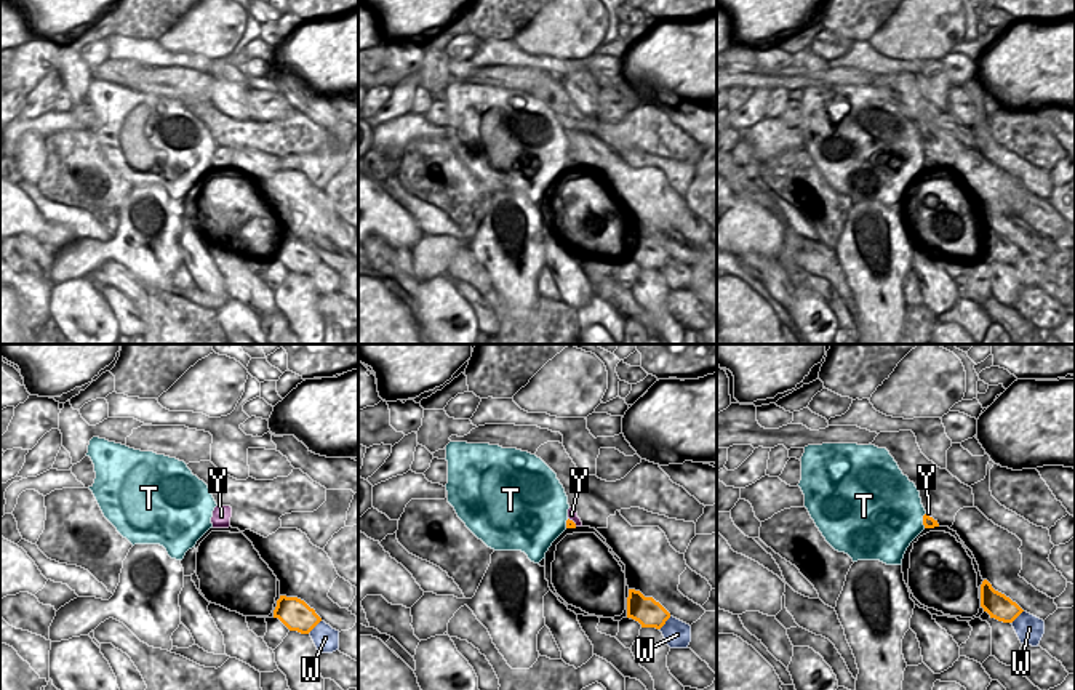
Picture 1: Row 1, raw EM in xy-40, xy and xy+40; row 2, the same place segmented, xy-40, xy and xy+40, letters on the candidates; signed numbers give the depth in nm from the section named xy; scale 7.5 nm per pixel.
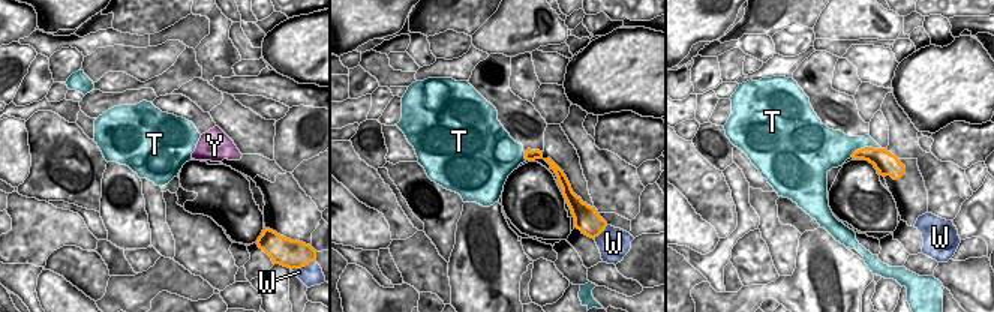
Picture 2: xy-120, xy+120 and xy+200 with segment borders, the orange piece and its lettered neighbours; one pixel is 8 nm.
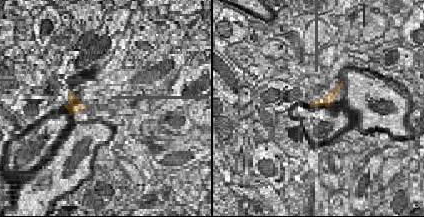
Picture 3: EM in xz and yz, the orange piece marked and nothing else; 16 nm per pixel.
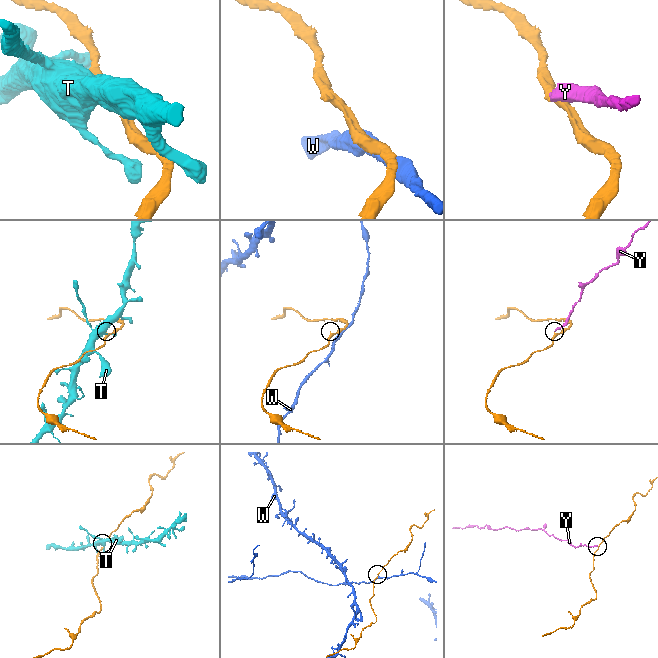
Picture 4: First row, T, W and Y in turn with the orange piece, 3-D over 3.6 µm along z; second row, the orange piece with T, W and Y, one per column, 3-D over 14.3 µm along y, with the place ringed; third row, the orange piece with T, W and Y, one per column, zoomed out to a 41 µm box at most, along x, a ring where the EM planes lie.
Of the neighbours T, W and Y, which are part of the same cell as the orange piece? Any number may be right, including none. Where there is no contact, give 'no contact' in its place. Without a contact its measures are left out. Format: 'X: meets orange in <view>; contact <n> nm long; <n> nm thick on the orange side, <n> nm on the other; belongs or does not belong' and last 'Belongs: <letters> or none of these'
T: meets orange in xy+40; contact 120 nm long; 90 nm thick on the orange side, 480 nm on the other; does not belong
W: meets orange in xy-40; contact 150 nm long; 240 nm thick on the orange side, 190 nm on the other; does not belong
Y: meets orange in xy; contact 100 nm long; 70 nm thick on the orange side, 70 nm on the other; does not belong
Belongs: none of these

